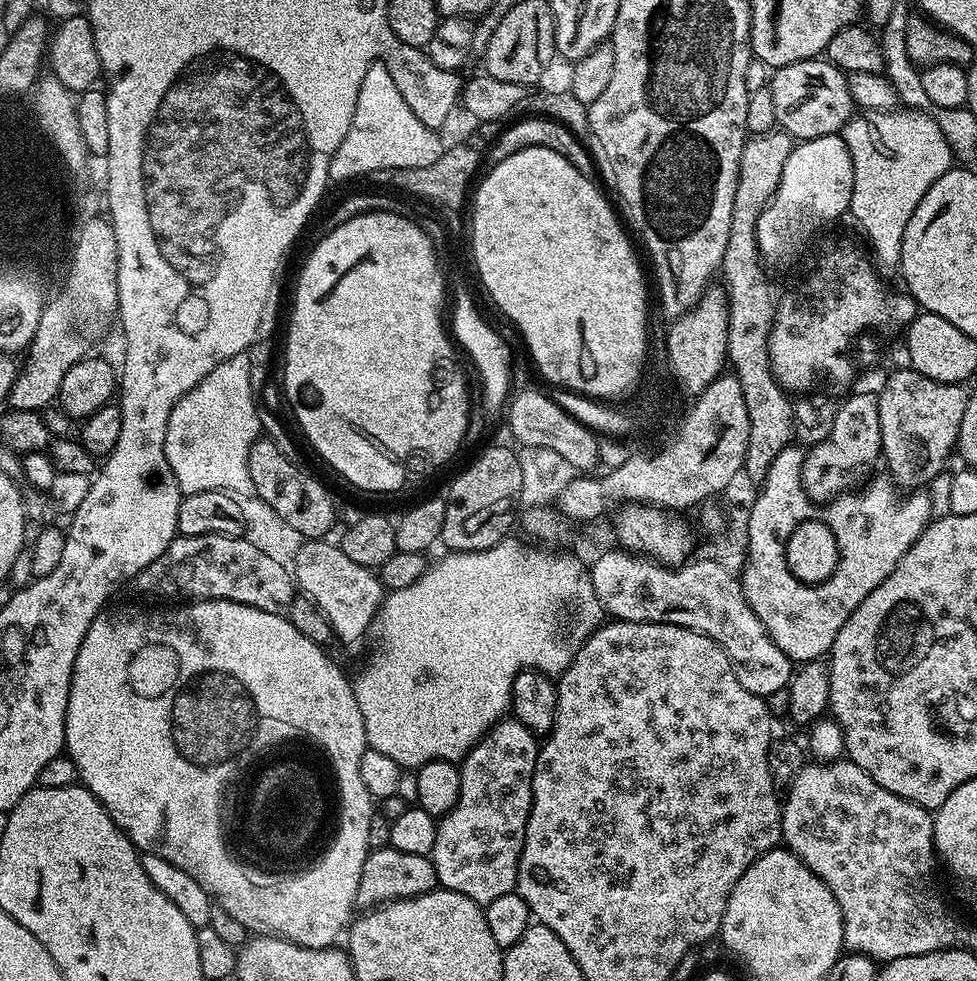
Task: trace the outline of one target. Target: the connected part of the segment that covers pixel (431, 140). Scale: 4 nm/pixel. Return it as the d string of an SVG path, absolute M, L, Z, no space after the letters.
M381 62L374 63L370 66L370 70L366 70L366 78L362 78L362 90L358 90L358 106L354 106L354 118L350 122L350 130L346 130L346 138L342 138L338 150L332 155L328 178L329 181L336 182L336 180L352 180L355 176L368 178L374 170L425 168L438 162L441 151L439 135L414 116L414 111L410 110L406 99L402 98L386 66Z

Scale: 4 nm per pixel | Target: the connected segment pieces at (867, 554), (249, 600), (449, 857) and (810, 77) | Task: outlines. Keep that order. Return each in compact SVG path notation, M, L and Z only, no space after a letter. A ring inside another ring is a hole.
M789 446L786 450L782 450L782 454L778 454L778 458L774 458L774 462L770 462L770 470L766 470L766 478L762 481L762 487L759 489L758 495L752 504L752 510L748 513L748 558L742 569L742 583L746 602L753 608L754 614L761 619L762 626L768 632L769 637L777 644L778 649L782 650L785 655L793 662L807 662L810 660L819 660L827 657L832 651L832 643L838 634L838 630L842 630L842 626L846 622L846 618L850 618L850 614L854 614L854 610L860 605L867 596L869 596L875 588L878 587L894 570L894 566L898 566L898 562L906 554L906 550L910 550L912 543L917 540L928 527L933 519L932 500L922 493L916 492L913 496L900 497L896 493L896 488L888 480L872 480L865 486L864 492L860 492L857 496L853 494L841 494L823 504L812 499L806 494L804 483L800 475L804 466L805 449L797 446ZM788 556L800 556L800 560L804 564L808 564L808 584L804 580L799 580L792 573L792 568L788 565Z
M177 534L170 542L170 546L150 566L146 566L136 576L134 587L148 596L184 596L189 601L197 600L229 600L245 604L258 610L266 610L270 614L287 613L292 600L298 594L297 585L294 583L293 573L289 565L274 562L274 558L262 554L258 546L254 546L243 535L219 536L181 536Z
M501 718L464 757L459 765L458 802L447 814L439 817L430 857L436 871L437 885L441 889L462 894L482 906L515 889L517 864L532 809L532 775L537 751L538 737L535 732L518 719Z
M813 58L787 64L771 73L772 101L776 123L797 141L837 135L854 115L850 86L845 73L827 59Z

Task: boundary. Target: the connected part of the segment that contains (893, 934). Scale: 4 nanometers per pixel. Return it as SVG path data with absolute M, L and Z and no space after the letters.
M847 758L805 763L788 785L786 795L780 810L783 843L834 894L844 919L844 948L871 956L876 962L906 958L904 900L936 900L942 894L932 873L938 868L933 813L898 794L890 794Z

